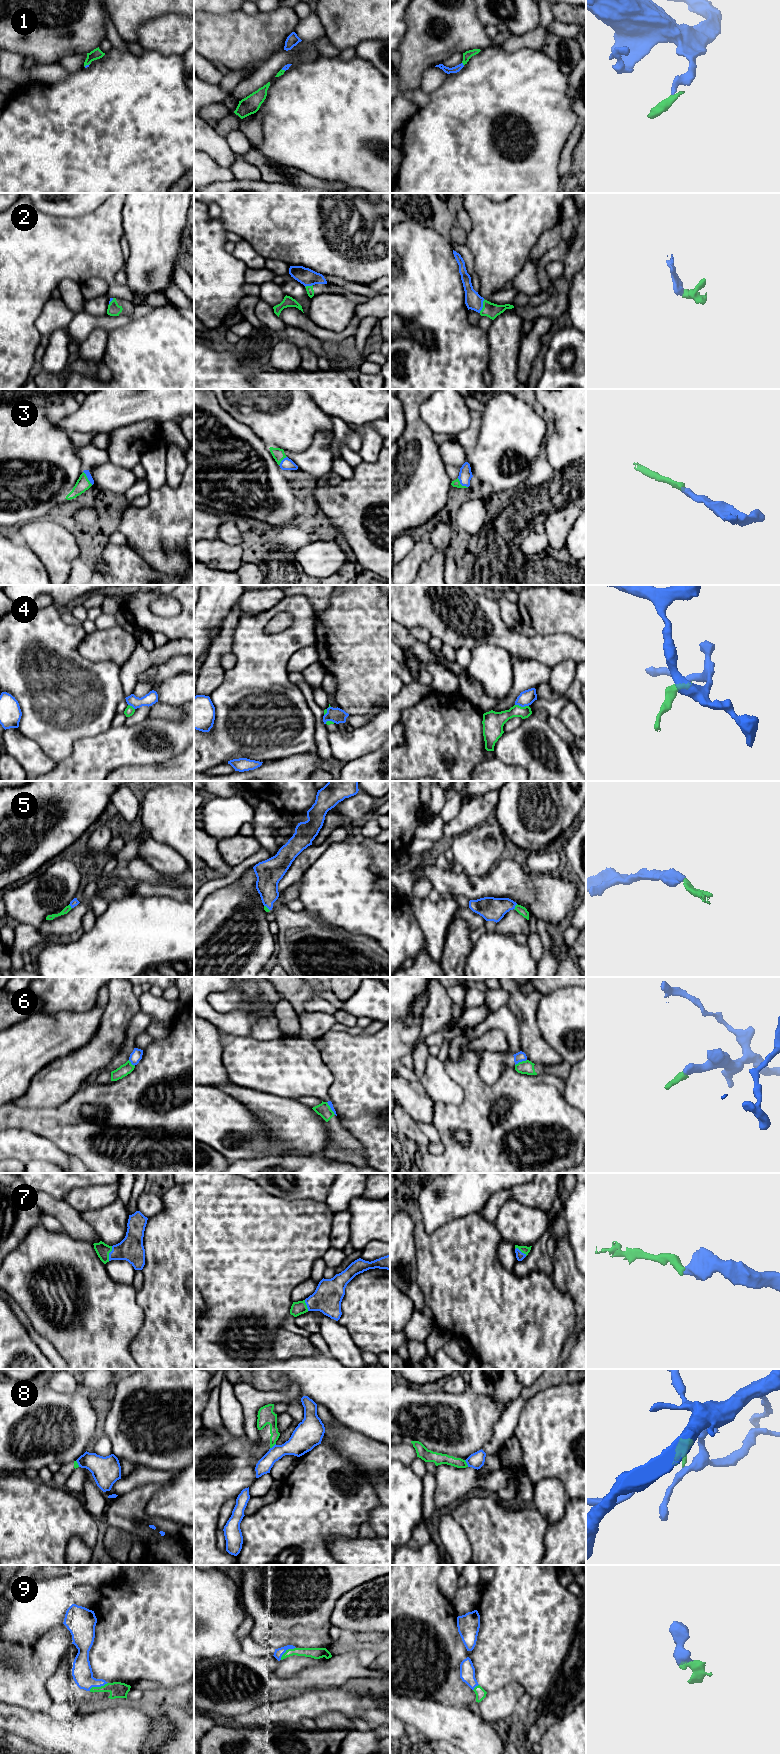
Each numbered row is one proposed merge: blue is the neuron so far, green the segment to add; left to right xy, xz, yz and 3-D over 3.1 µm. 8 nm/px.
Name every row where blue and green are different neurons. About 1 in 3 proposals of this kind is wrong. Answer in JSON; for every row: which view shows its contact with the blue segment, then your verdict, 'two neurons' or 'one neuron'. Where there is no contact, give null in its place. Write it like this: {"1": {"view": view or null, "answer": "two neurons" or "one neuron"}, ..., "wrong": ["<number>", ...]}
{"1": {"view": "yz", "answer": "one neuron"}, "2": {"view": "yz", "answer": "one neuron"}, "3": {"view": "xy", "answer": "one neuron"}, "4": {"view": "yz", "answer": "two neurons"}, "5": {"view": "yz", "answer": "one neuron"}, "6": {"view": "yz", "answer": "two neurons"}, "7": {"view": "xy", "answer": "one neuron"}, "8": {"view": "yz", "answer": "two neurons"}, "9": {"view": "xy", "answer": "one neuron"}, "wrong": ["4", "6", "8"]}

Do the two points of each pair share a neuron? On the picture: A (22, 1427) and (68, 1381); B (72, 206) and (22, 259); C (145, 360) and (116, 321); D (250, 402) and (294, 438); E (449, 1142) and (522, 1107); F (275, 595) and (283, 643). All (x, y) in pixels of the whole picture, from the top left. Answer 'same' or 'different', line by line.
A: different
B: different
C: different
D: same
E: same
F: different

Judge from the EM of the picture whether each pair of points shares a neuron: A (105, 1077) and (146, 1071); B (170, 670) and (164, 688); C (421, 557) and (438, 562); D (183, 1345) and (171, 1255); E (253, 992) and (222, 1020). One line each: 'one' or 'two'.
A: two
B: two
C: two
D: one
E: one

